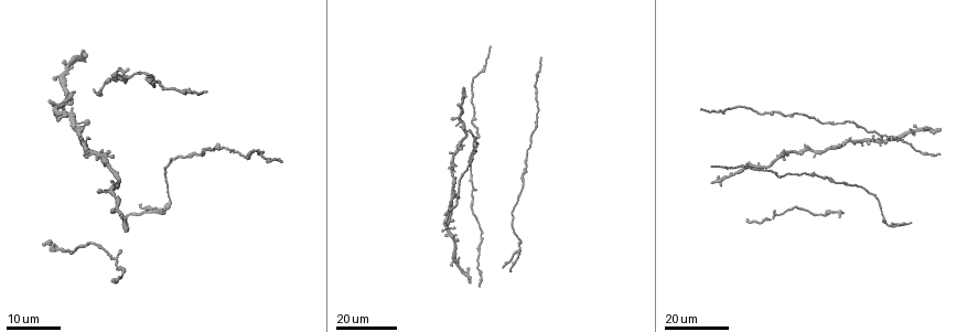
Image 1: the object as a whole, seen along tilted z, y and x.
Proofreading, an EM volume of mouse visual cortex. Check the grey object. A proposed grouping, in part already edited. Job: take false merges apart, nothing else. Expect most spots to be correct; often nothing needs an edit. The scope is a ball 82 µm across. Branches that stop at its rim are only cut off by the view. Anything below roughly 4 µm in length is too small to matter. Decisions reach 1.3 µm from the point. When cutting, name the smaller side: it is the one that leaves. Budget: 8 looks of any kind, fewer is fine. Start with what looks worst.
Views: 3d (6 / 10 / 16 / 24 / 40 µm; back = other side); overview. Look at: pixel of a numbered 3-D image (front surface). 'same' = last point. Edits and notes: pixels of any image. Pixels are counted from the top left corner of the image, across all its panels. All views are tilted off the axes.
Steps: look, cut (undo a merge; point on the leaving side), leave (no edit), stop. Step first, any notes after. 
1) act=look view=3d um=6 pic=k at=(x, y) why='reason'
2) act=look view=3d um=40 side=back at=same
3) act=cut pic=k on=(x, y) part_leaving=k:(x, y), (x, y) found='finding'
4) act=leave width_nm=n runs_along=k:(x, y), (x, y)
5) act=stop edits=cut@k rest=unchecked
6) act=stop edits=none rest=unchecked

act=look view=3d um=24 pic=1 at=(517, 252) why='four arms meet'

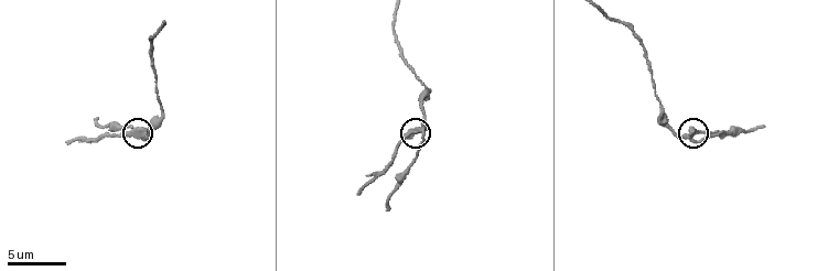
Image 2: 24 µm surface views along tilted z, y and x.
act=look view=3d um=6 pic=2 at=(137, 136) why='zoom in'

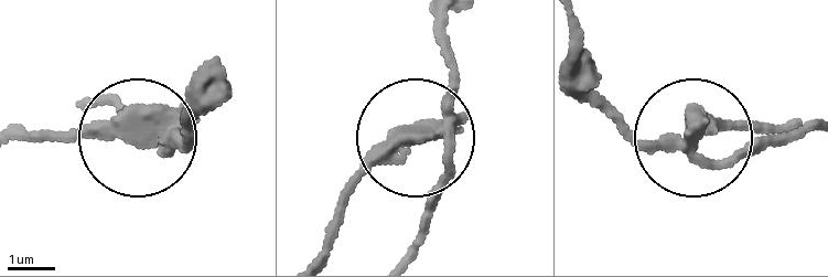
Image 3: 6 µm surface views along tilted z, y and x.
act=cut pic=3 on=(97, 130) side_arm_um=8 part_leaving=3:(168, 140), (22, 134) found='a second neuron is stuck on'

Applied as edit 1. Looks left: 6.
act=look view=3d um=16 pic=1 at=(462, 130)

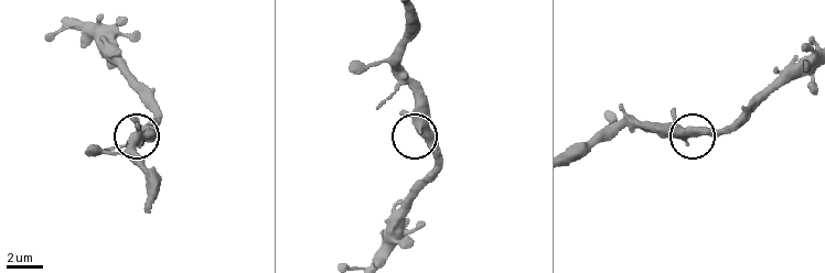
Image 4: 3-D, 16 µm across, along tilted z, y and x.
act=look view=3d um=6 pic=4 at=(420, 126)

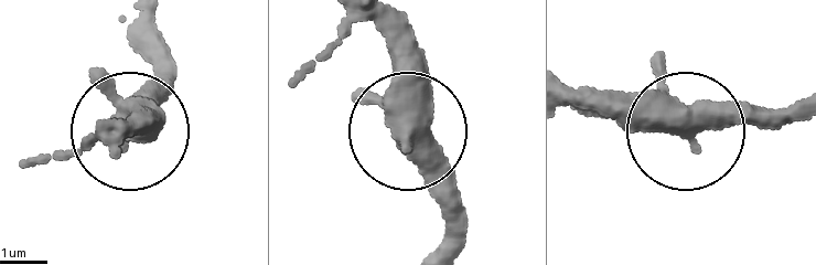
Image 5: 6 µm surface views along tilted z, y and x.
act=look view=3d um=6 side=back pic=5 at=(687, 137) why='from behind'

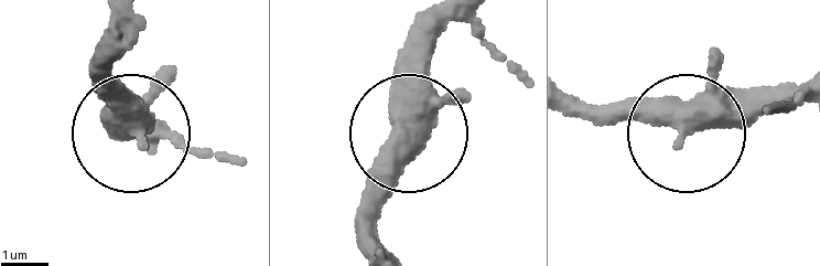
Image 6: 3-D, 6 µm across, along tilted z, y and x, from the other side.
act=leave side_arm_um=18 found='one neuron here'

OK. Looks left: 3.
act=look view=3d um=10 pic=2 at=(162, 111) why='thick turns thin'

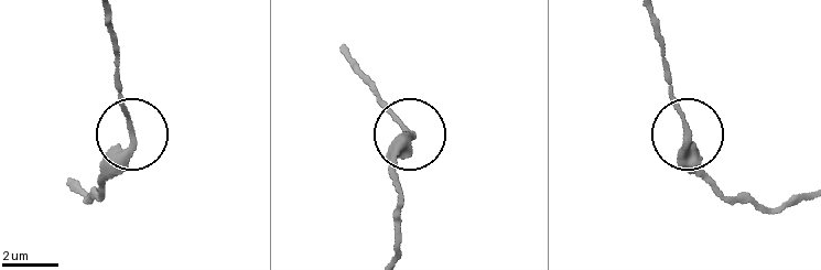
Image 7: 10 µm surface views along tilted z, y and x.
act=look view=3d um=10 side=back pic=7 at=(686, 139) why='from behind'

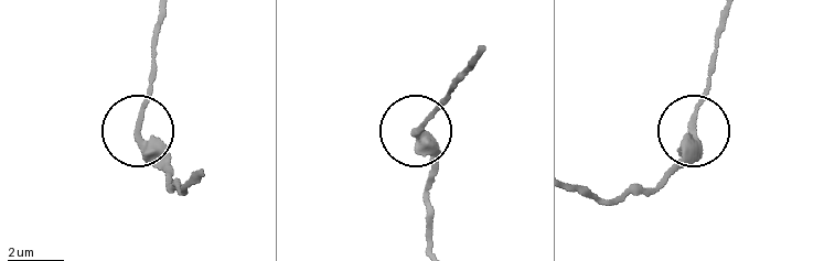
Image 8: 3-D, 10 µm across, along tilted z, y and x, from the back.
act=leave found='one neuron here'

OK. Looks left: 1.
act=stop edits=cut@3 rest=unchecked

